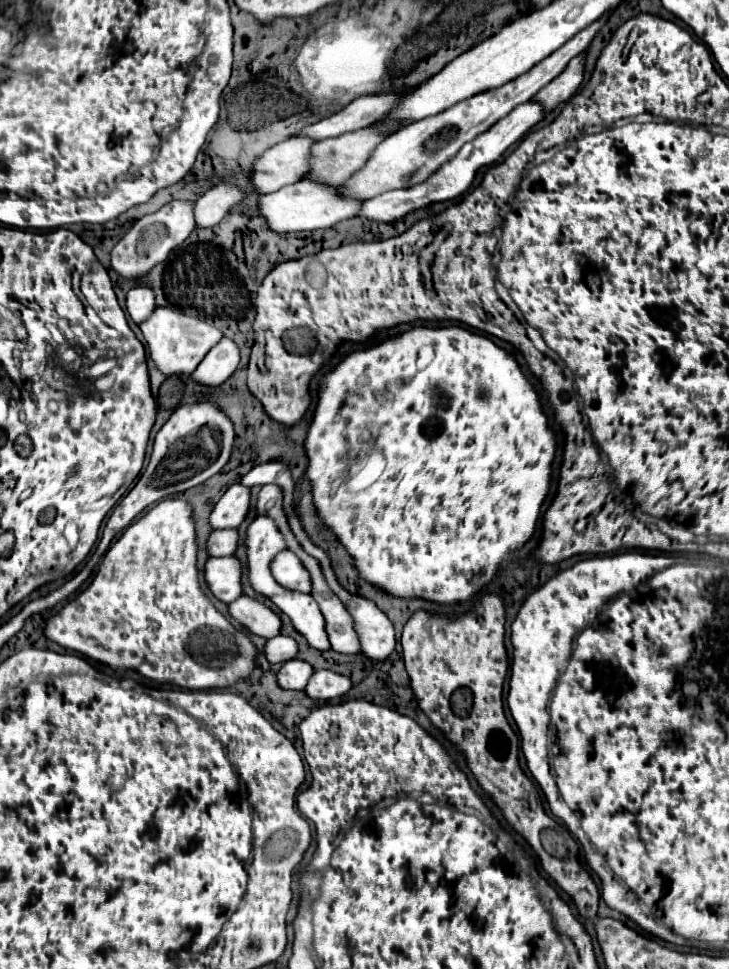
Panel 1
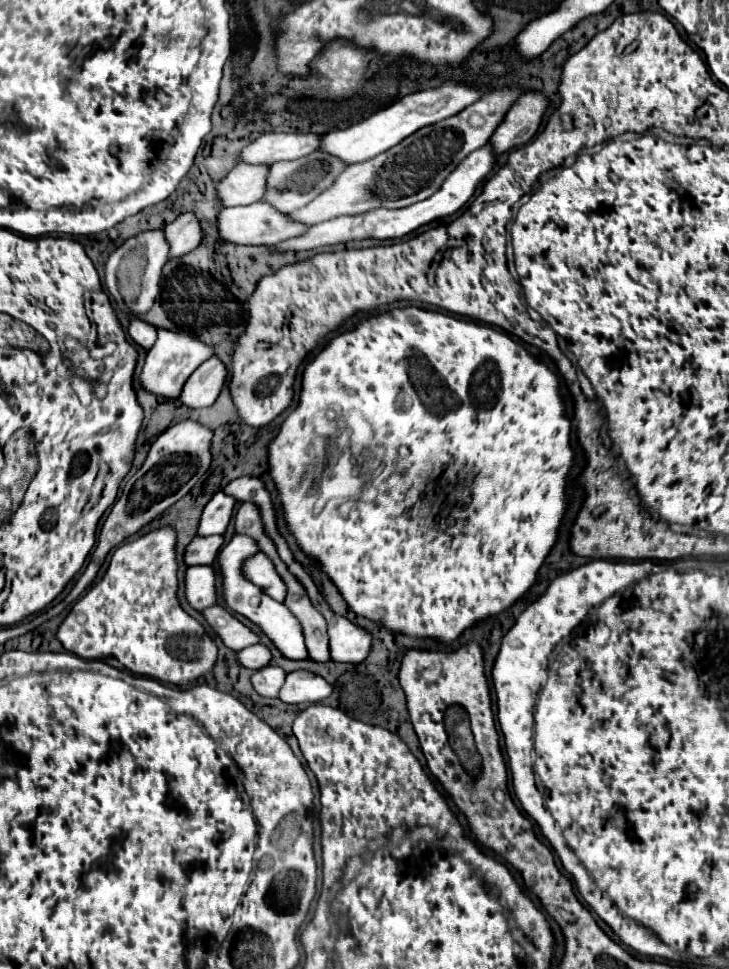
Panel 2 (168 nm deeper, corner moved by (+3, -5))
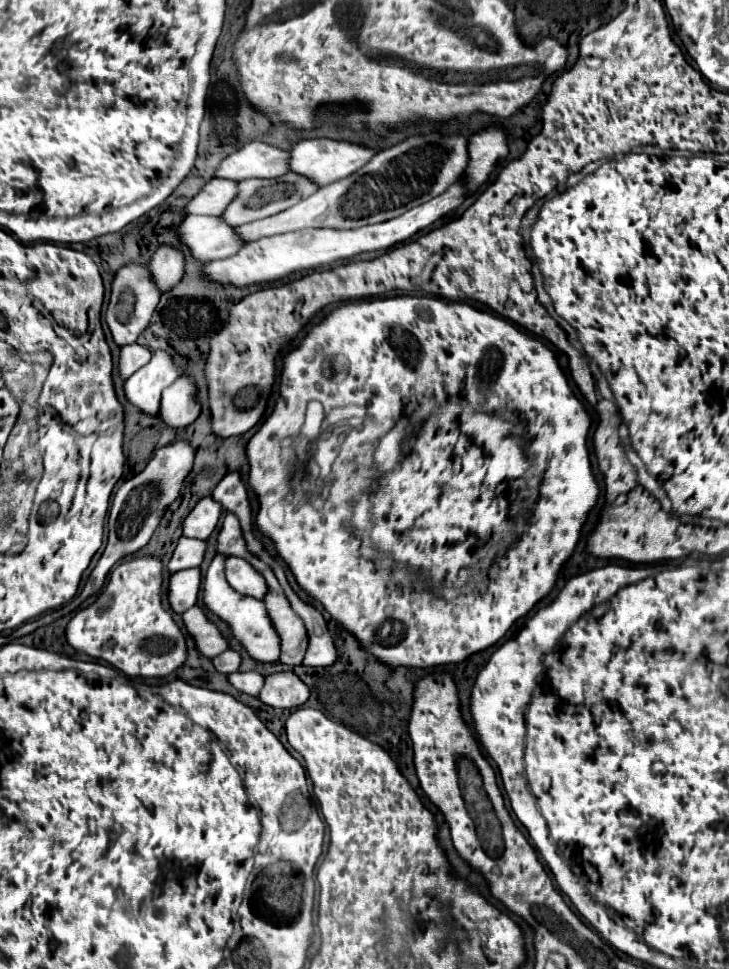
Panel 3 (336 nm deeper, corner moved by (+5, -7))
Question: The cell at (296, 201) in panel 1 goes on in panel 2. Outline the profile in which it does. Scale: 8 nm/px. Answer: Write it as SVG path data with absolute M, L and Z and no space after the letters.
M255 202L249 206L235 206L235 208L223 208L217 214L217 232L221 236L223 242L229 244L247 244L247 246L271 246L277 242L283 242L287 238L299 236L307 230L309 226L303 224L295 224L291 222L285 214L277 212L273 206L265 204L265 202Z

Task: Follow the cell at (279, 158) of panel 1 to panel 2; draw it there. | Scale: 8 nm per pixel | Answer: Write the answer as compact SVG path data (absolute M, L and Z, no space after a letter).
M237 164L219 184L217 198L223 208L243 206L261 200L265 192L269 166L253 166L253 164Z

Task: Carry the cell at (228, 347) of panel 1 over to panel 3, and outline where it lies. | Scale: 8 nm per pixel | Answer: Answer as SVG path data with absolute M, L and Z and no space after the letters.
M181 376L175 380L161 398L159 416L171 428L189 426L201 414L201 402L197 400L197 384L193 376Z

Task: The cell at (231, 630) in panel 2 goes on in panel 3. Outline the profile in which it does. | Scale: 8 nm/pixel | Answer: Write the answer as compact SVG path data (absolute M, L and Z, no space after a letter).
M199 606L187 610L183 614L183 622L189 634L195 638L199 652L207 658L215 658L217 654L229 650L227 638L219 632L219 628L205 616L205 612Z

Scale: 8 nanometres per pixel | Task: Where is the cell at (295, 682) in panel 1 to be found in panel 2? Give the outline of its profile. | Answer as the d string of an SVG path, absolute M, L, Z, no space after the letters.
M265 666L257 672L253 672L253 676L251 676L251 684L253 684L255 692L261 696L267 696L267 698L277 698L283 682L285 682L285 670L277 668L277 666Z

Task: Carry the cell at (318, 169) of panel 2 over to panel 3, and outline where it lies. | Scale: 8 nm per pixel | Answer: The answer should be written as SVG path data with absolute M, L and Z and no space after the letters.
M287 172L279 178L249 178L239 182L239 194L235 198L235 202L231 202L231 206L223 212L223 218L231 224L231 226L241 226L241 224L249 224L267 216L273 216L277 212L283 212L291 206L295 206L297 202L309 198L311 194L315 194L319 190L319 186L315 182L311 182L309 178L297 174L297 172Z

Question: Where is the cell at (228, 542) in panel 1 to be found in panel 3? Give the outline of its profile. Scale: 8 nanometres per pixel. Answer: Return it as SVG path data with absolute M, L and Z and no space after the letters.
M183 536L173 552L171 562L169 562L169 572L173 574L179 570L201 566L201 562L205 558L205 550L207 550L205 540L191 540L191 538Z

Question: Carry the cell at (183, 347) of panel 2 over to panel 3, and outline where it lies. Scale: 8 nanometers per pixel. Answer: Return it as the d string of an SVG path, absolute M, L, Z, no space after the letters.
M157 350L149 360L149 364L145 364L131 378L127 378L125 396L139 410L147 414L157 414L163 390L183 374L185 368L181 368L169 352Z

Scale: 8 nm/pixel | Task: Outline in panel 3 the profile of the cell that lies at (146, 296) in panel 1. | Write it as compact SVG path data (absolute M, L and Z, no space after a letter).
M127 344L121 348L119 358L119 372L121 378L129 378L133 372L137 372L141 366L145 366L151 360L151 350L141 344Z

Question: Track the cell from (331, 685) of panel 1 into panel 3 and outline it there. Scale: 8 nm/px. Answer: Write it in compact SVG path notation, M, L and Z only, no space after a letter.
M277 672L265 678L259 698L273 708L297 708L311 696L311 688L293 672Z

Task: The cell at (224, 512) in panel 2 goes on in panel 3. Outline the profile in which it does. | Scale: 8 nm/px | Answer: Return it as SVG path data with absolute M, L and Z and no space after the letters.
M211 496L203 498L187 516L187 520L183 522L183 536L187 538L199 538L199 540L207 540L211 536L211 532L215 530L219 518L221 518L221 504L215 502Z

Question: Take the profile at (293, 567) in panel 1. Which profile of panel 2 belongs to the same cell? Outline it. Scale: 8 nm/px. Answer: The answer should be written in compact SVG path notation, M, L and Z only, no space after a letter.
M257 552L255 556L249 556L243 564L243 576L259 586L267 596L271 596L277 602L285 600L285 584L281 582L279 574L275 572L271 560L263 556L263 552Z

